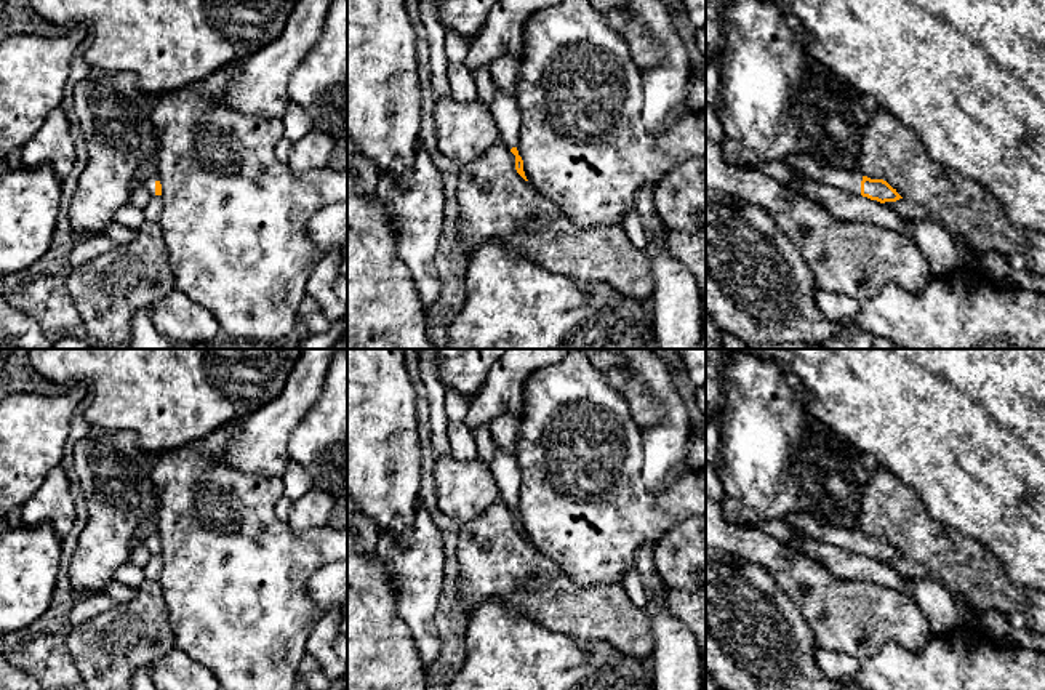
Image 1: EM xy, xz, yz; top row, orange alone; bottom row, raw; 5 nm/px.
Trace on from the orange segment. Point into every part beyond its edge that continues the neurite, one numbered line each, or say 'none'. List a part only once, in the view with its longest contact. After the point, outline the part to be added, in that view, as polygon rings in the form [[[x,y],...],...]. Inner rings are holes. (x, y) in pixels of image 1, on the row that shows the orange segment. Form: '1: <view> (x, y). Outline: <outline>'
1: yz (816, 170). Outline: [[[789,155],[789,165],[811,181],[861,195],[863,175],[845,171],[811,155]]]

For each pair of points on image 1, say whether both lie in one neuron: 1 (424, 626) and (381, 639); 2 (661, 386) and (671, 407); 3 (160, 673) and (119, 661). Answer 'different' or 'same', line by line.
1: different
2: same
3: different

